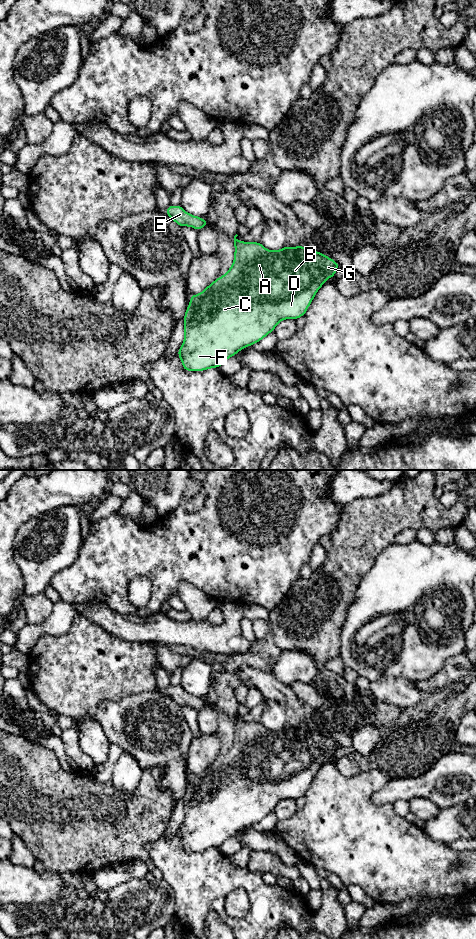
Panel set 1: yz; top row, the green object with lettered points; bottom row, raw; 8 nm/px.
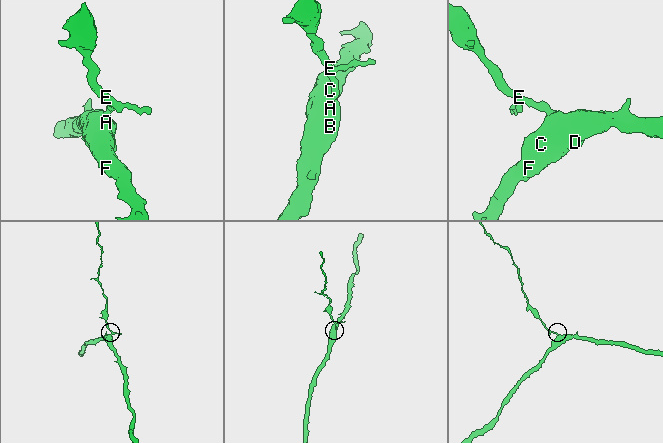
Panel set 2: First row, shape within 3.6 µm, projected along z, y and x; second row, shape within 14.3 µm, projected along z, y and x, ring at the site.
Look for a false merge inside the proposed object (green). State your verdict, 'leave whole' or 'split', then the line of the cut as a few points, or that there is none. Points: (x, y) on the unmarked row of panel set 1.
leave whole | no cut

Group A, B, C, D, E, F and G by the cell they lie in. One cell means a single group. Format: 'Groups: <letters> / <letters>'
Groups: A B C D E F G

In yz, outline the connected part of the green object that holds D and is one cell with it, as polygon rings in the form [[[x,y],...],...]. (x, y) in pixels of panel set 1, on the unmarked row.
[[[234,716],[234,742],[230,749],[201,773],[191,774],[190,783],[184,795],[184,823],[177,835],[186,851],[205,851],[219,848],[228,838],[240,830],[254,825],[269,813],[283,799],[298,799],[305,793],[317,771],[331,757],[334,759],[339,743],[315,730],[307,730],[303,725],[285,726],[280,730],[270,731],[260,722],[242,722]]]

